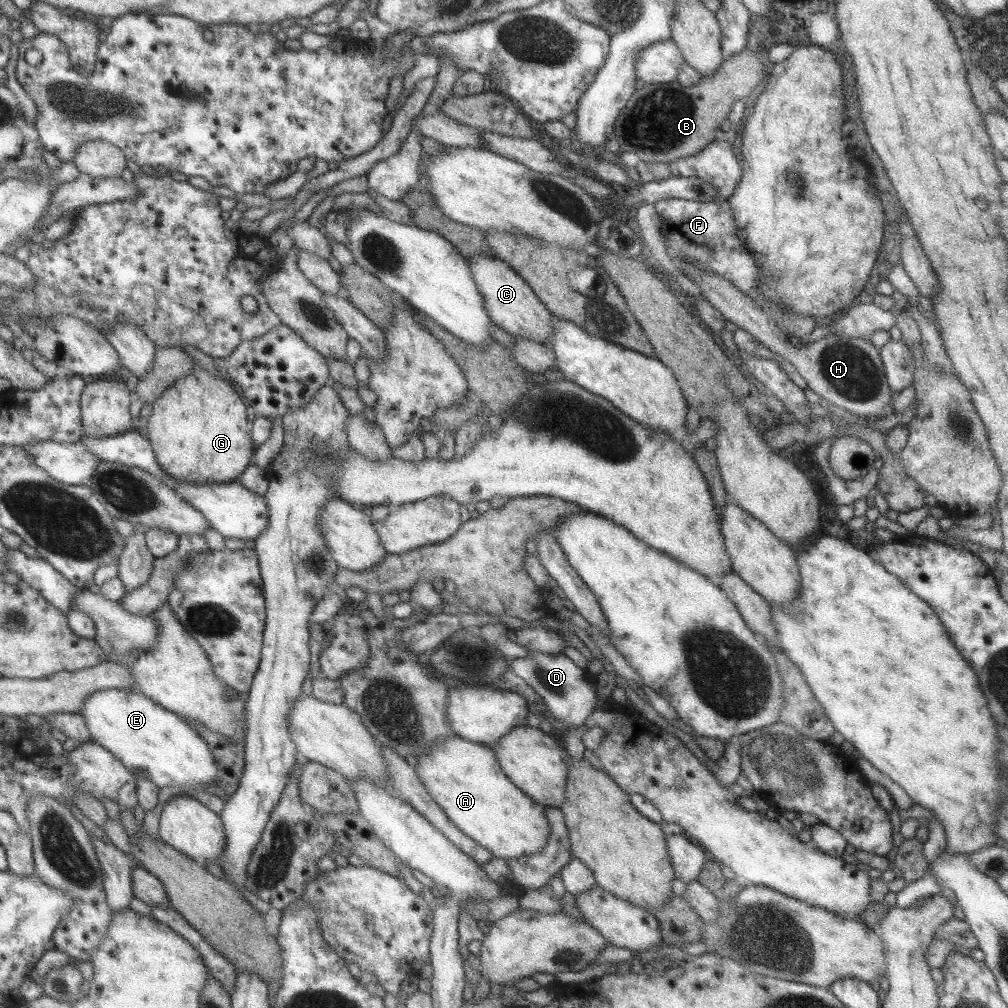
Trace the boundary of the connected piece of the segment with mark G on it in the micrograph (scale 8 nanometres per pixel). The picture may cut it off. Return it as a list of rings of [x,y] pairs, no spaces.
[[[195,364],[187,376],[175,380],[152,405],[151,415],[146,418],[147,439],[159,468],[181,484],[209,484],[235,481],[254,456],[255,446],[250,439],[251,425],[245,417],[245,403],[239,399],[230,382],[213,376]]]

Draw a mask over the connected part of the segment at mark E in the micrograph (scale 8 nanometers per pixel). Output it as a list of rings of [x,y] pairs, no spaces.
[[[96,690],[92,692],[83,703],[80,715],[87,726],[87,732],[91,741],[102,746],[114,758],[123,764],[123,767],[131,772],[135,778],[141,776],[153,782],[157,789],[171,787],[182,788],[183,791],[198,789],[199,787],[211,787],[217,775],[217,766],[213,762],[213,756],[207,744],[195,729],[179,715],[165,710],[165,707],[155,704],[144,694],[132,690]]]

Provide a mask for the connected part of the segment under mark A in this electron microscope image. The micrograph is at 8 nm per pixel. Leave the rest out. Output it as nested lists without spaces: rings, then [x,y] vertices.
[[[456,735],[447,739],[435,741],[429,751],[417,757],[415,774],[419,777],[421,784],[431,800],[444,810],[445,816],[463,833],[487,849],[492,857],[503,861],[521,859],[529,854],[539,852],[548,840],[550,826],[547,822],[544,807],[528,798],[517,786],[503,774],[491,747],[479,745],[475,742],[465,741]]]

